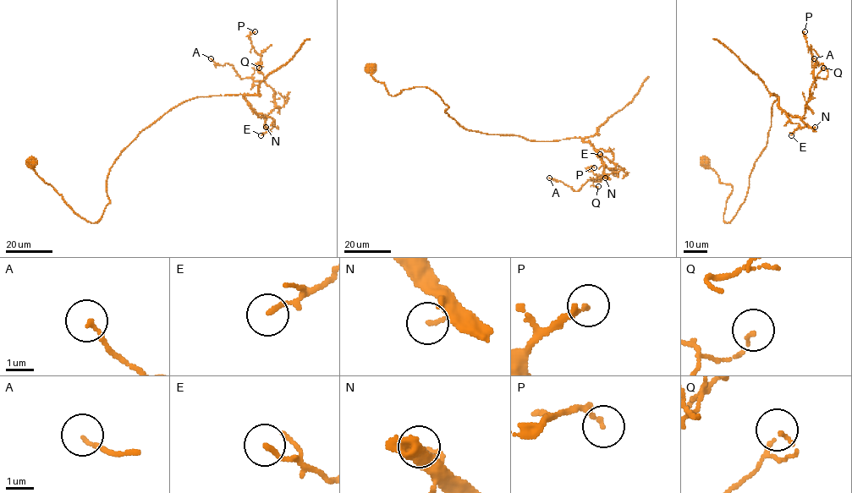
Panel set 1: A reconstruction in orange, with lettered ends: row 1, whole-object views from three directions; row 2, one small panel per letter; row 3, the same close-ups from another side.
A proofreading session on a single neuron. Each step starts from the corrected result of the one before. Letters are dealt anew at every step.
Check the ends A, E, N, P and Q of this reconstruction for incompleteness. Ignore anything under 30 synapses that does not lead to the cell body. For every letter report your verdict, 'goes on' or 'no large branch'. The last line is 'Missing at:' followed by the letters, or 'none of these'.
A: no large branch
E: no large branch
N: no large branch
P: no large branch
Q: no large branch
Missing at: none of these

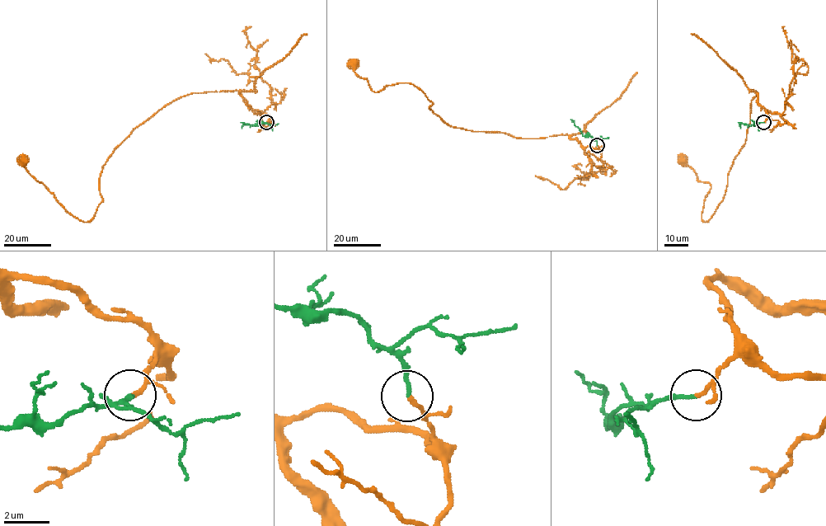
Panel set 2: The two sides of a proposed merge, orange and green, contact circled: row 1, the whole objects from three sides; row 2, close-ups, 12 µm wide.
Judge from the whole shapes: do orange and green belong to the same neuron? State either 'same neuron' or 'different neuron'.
same neuron

